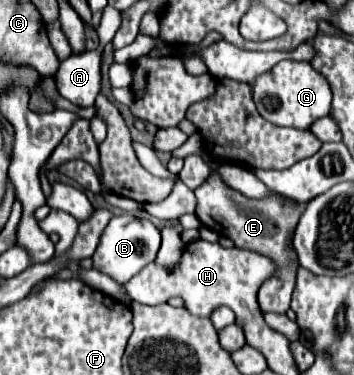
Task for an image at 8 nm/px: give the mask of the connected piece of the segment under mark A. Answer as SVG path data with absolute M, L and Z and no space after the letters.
M100 53L72 54L55 74L59 94L78 107L92 107L100 91Z

